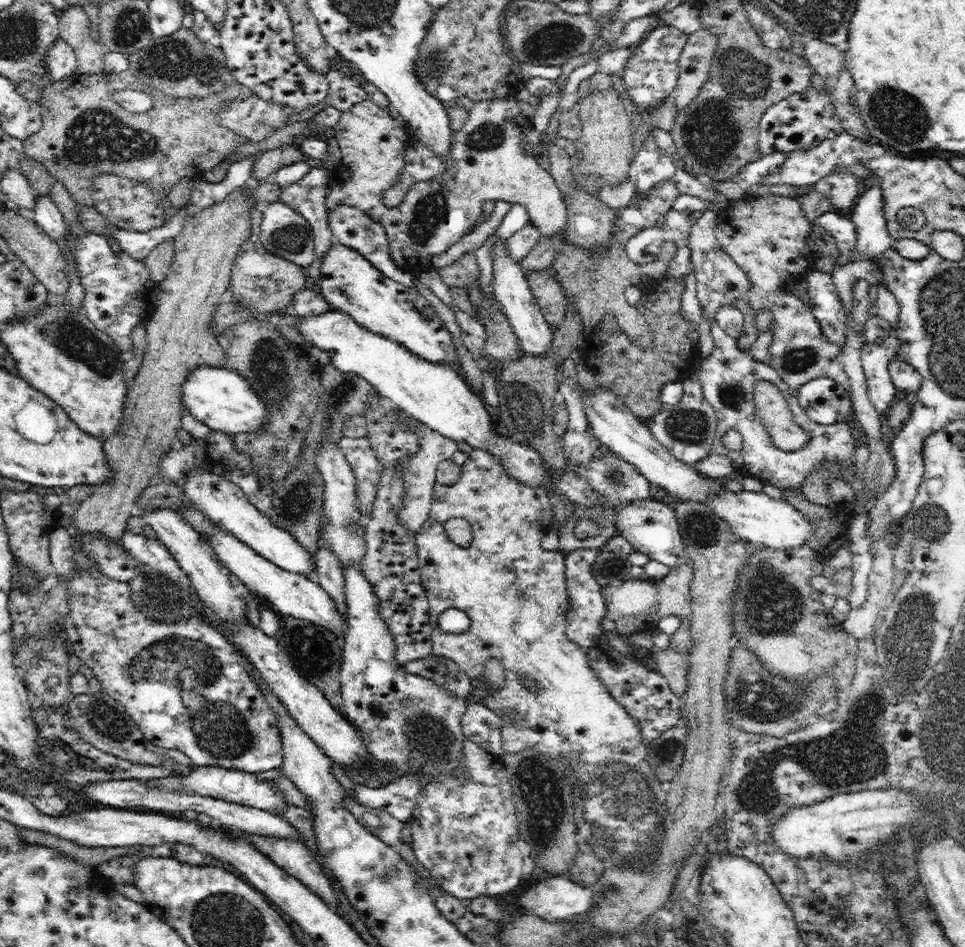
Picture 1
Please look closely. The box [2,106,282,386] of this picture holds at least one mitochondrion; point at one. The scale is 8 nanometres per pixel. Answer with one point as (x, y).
(74, 339)

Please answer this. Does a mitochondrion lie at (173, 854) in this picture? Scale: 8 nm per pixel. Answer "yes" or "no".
no

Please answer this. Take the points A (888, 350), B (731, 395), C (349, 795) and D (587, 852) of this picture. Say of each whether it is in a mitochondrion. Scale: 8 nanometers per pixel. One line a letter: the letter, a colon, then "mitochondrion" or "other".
A: other
B: mitochondrion
C: other
D: mitochondrion

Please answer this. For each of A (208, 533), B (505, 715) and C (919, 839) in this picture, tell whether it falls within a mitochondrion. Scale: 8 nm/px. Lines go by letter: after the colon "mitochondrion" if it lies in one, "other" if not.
A: other
B: other
C: other

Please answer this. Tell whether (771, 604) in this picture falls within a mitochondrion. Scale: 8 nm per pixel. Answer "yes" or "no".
yes

